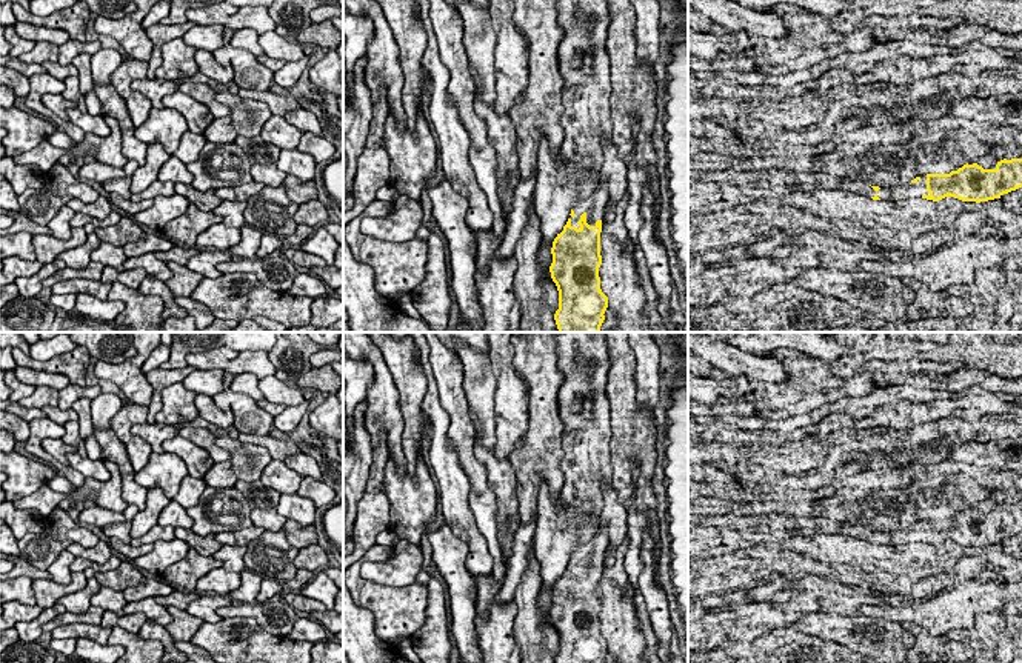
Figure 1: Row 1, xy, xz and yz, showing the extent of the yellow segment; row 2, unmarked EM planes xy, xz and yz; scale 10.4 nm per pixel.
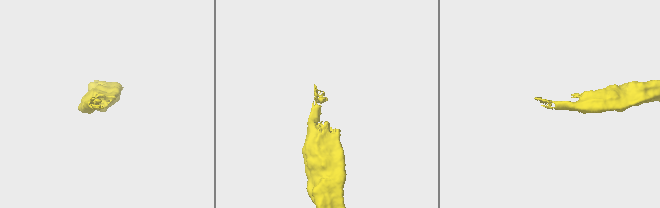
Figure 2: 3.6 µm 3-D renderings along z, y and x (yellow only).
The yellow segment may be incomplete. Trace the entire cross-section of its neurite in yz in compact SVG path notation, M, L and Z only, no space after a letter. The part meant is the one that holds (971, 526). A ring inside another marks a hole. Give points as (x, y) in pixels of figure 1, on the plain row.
M1022 503L1000 505L994 514L984 514L977 508L964 509L950 518L923 518L903 531L879 532L857 525L822 517L794 517L788 514L770 515L703 515L688 514L688 531L694 528L726 528L746 531L768 526L793 537L848 535L868 540L873 545L897 545L922 541L939 546L954 541L962 546L988 546L1022 532Z

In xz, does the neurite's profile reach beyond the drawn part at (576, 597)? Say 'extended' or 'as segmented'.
extended

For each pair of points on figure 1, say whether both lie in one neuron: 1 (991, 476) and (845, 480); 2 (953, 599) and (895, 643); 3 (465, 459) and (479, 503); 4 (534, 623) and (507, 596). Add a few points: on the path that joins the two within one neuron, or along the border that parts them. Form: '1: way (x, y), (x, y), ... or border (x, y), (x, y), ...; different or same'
1: way (955, 468), (941, 468), (927, 474), (882, 476); same
2: border (862, 614), (885, 617), (895, 622); different
3: way (474, 469), (479, 477), (480, 493); same
4: border (527, 565), (513, 599); different

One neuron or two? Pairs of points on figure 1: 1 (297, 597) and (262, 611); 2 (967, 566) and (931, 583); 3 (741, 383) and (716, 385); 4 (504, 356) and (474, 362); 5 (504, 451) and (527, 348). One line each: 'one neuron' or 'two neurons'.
1: one neuron
2: one neuron
3: one neuron
4: two neurons
5: two neurons

